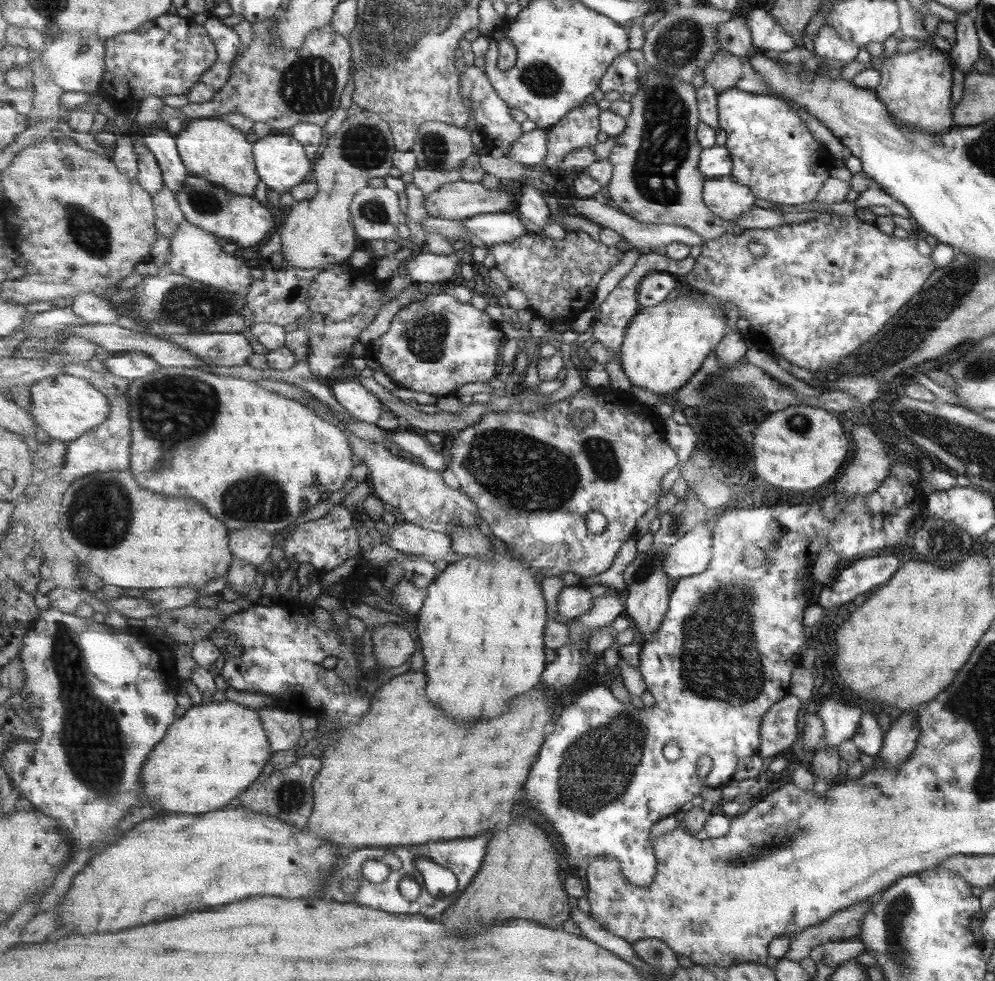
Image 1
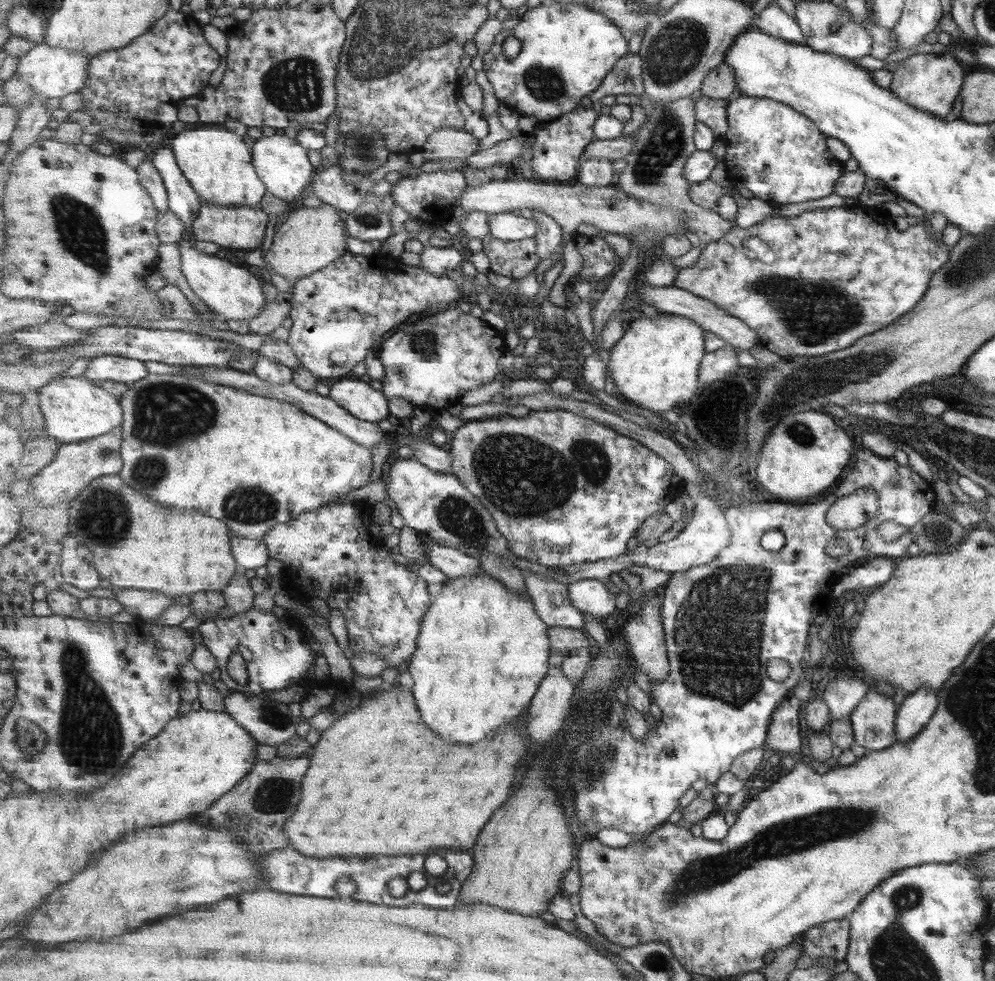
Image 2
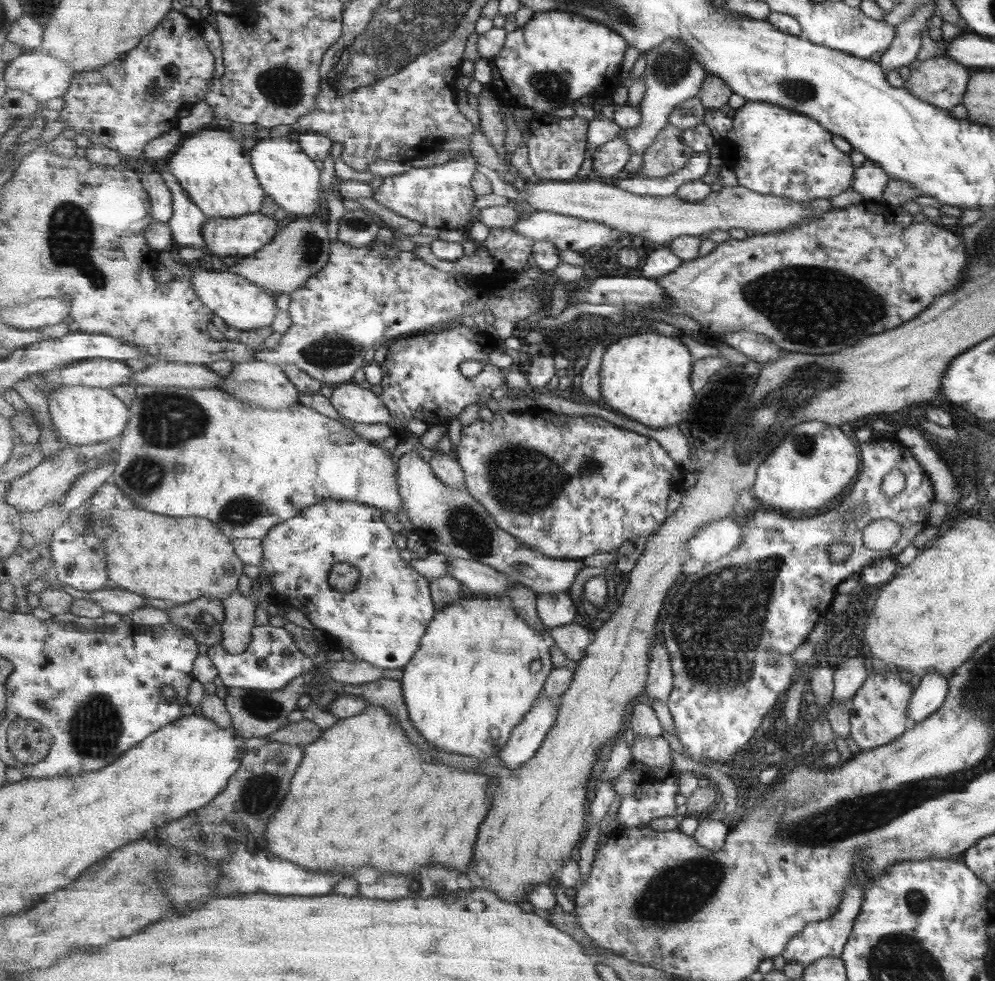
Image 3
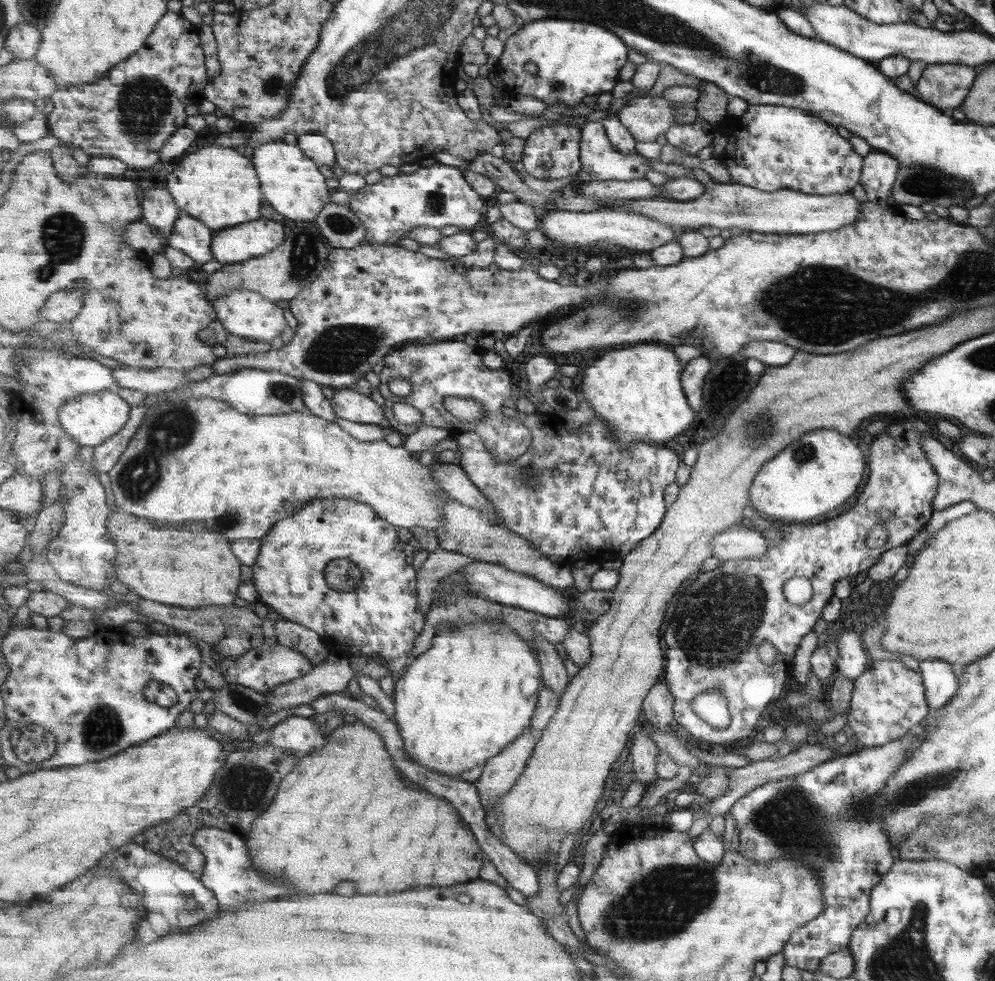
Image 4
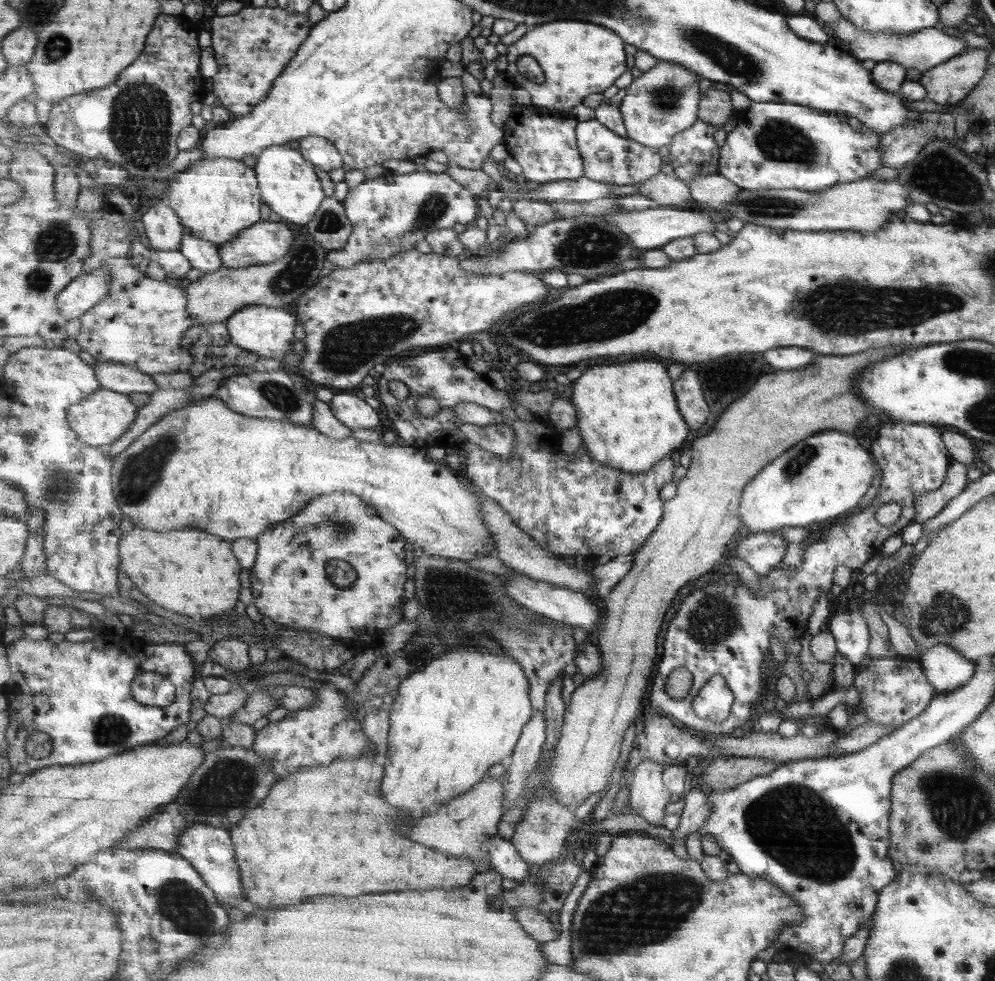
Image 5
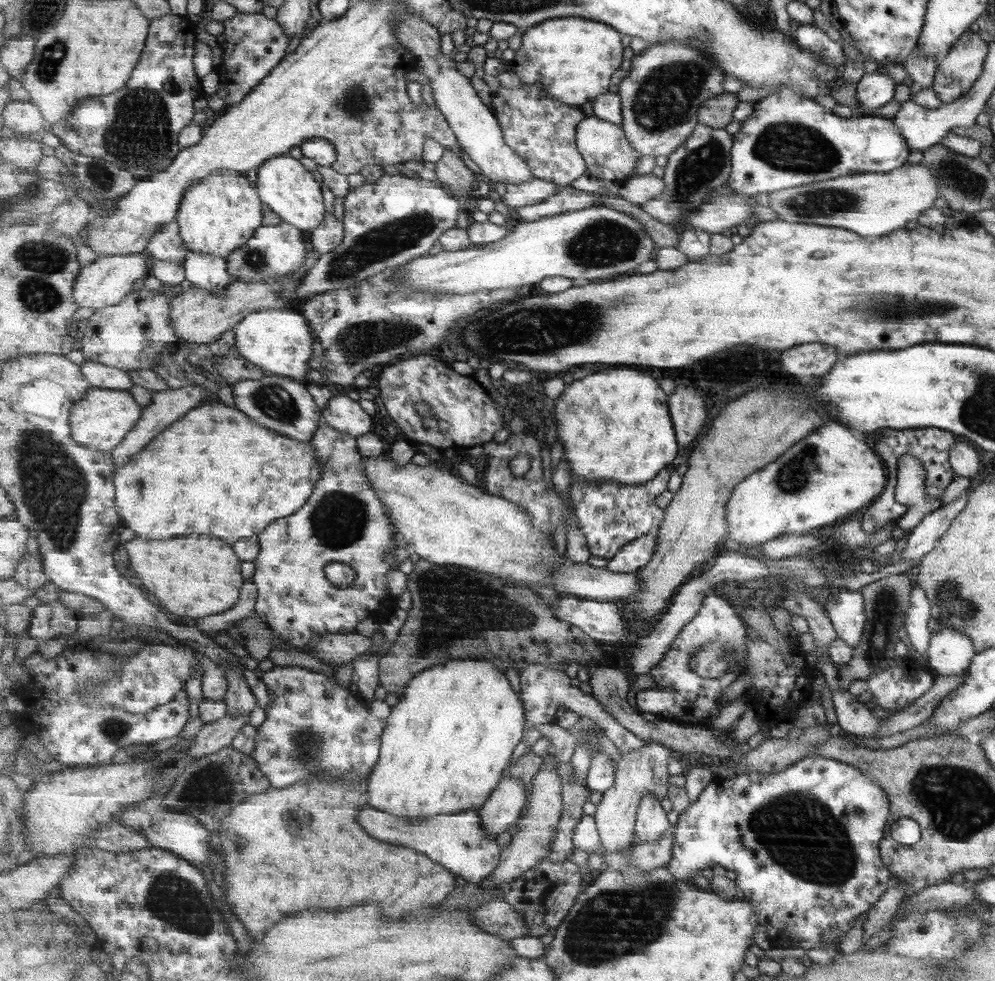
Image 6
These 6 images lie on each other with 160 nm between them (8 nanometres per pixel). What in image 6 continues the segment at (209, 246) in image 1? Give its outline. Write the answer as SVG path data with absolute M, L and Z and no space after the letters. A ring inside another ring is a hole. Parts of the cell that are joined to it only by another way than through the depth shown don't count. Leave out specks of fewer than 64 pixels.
M299 308L253 312L248 314L233 330L238 351L243 358L263 368L265 372L271 372L271 375L308 383L309 360L313 358L315 336L310 322L302 315Z

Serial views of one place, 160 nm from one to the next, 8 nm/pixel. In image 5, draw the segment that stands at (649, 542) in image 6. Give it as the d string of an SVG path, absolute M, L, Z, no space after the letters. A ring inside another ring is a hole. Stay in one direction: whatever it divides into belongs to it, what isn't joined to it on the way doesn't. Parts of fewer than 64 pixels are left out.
M619 556L611 559L604 565L595 566L594 580L595 580L595 596L597 600L604 600L609 597L615 586L626 578L631 569L634 567L635 556Z

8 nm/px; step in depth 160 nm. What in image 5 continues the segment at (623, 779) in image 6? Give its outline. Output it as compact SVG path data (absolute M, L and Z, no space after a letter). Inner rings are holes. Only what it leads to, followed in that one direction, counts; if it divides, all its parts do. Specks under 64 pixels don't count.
M658 714L656 717L651 717L649 720L644 720L644 727L642 731L637 734L636 744L633 745L630 759L628 760L626 766L625 778L626 785L619 790L614 798L614 807L615 810L619 810L621 813L629 812L631 809L631 783L635 769L643 763L643 761L653 761L663 767L667 768L671 765L673 766L682 766L688 759L691 757L697 758L699 755L705 754L705 756L721 757L721 753L714 748L714 746L708 746L706 742L700 740L699 737L693 735L693 731L686 730L681 731L681 728L678 728L673 724L669 716L663 714Z

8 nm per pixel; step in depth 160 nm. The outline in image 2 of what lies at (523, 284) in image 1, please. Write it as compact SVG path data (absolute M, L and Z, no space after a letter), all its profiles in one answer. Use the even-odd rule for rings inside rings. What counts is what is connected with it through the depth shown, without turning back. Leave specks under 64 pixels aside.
M489 233L483 239L483 251L490 260L491 275L502 275L513 281L531 274L541 260L536 238L507 242ZM602 234L596 237L580 235L576 242L584 256L584 270L575 278L597 283L619 267L620 261L616 252Z

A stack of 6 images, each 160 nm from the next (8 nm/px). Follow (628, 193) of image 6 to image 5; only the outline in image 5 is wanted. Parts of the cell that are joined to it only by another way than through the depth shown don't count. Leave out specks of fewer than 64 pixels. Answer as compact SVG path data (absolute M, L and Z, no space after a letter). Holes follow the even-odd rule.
M659 173L649 180L638 184L638 192L663 207L679 207L692 199L689 184L677 177Z

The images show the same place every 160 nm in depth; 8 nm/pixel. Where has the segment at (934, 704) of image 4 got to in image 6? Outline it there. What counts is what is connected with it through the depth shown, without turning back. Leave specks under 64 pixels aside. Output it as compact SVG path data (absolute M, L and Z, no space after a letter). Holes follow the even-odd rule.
M942 628L930 635L925 652L925 657L927 658L926 666L935 669L936 674L939 676L958 675L965 673L965 670L969 668L975 653L975 646L965 633L957 629Z

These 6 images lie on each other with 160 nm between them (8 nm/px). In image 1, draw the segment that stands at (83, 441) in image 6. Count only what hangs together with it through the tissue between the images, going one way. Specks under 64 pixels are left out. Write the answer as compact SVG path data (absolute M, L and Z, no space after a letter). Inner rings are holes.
M62 373L49 376L32 386L32 413L37 424L48 433L51 439L66 443L74 442L89 430L107 422L112 406L109 397L103 394L98 387L93 386L87 379Z

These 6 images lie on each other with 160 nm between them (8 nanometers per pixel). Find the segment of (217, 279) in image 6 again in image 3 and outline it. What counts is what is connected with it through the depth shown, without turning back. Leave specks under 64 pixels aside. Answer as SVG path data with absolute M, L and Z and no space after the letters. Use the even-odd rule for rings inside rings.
M169 164L163 168L162 174L174 196L174 215L168 223L173 233L175 246L177 248L206 246L203 229L208 221L207 215L190 200L180 182L170 171Z

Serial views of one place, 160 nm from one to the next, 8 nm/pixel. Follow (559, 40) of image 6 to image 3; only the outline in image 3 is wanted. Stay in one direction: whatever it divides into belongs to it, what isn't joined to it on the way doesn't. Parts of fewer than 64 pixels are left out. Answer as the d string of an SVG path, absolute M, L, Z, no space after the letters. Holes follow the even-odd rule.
M558 11L535 13L525 26L510 32L505 47L492 59L492 89L507 111L509 106L515 106L515 110L521 108L533 112L529 120L517 120L521 132L529 128L533 119L545 118L548 114L559 118L572 117L573 107L578 103L597 95L611 96L619 88L623 82L621 68L629 46L627 40L610 27L591 22L583 16Z

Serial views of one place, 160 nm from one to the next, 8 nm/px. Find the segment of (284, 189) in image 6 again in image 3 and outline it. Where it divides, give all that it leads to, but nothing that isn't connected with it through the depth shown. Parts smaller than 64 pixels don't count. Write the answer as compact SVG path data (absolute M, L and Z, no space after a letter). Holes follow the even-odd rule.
M287 137L259 141L251 151L252 163L266 194L283 210L297 218L324 215L326 209L321 169L299 145Z

